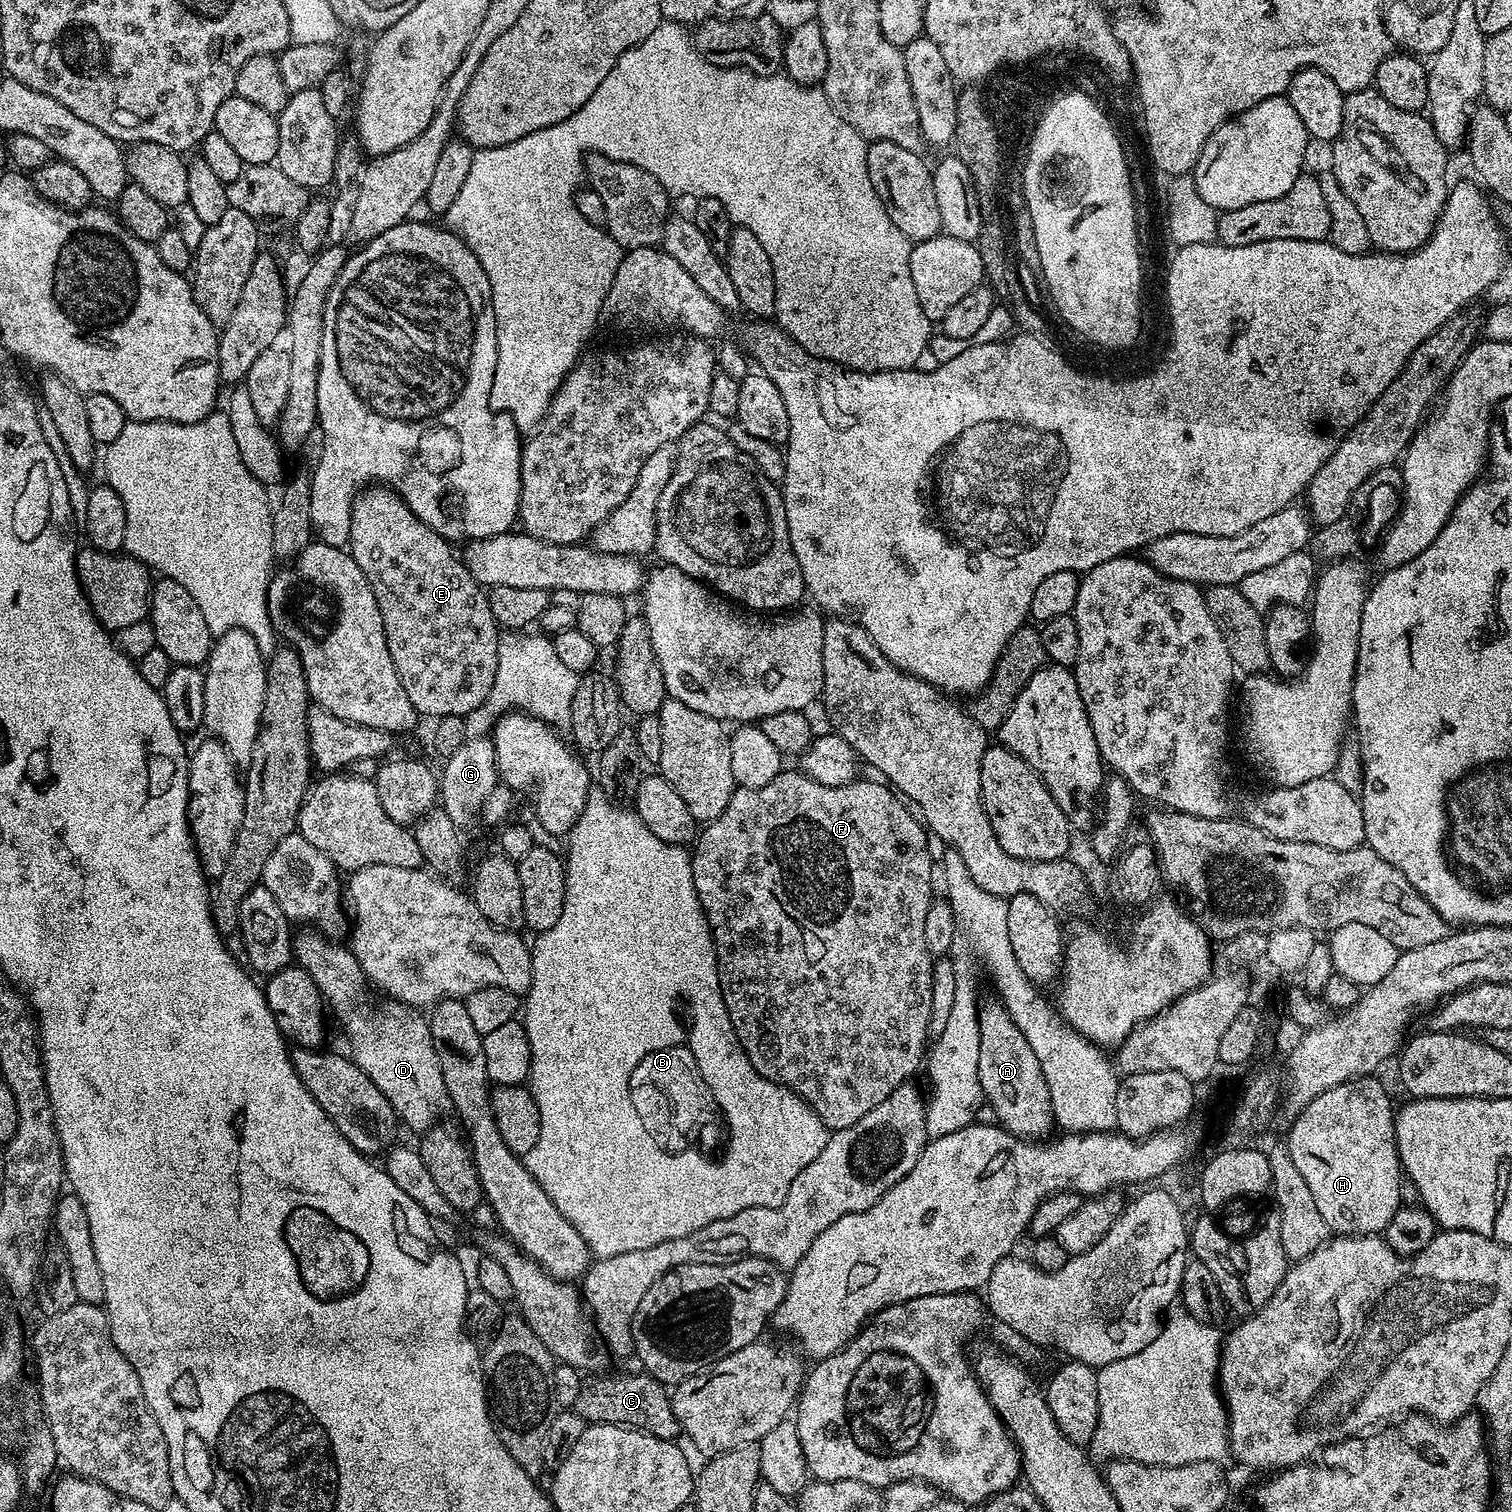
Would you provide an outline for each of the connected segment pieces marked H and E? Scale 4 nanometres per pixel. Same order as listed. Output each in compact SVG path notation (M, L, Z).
M1375 1075L1359 1076L1353 1080L1342 1082L1314 1098L1310 1106L1306 1106L1302 1111L1295 1113L1292 1129L1288 1132L1286 1143L1290 1150L1290 1158L1294 1158L1294 1166L1298 1166L1298 1171L1302 1174L1302 1179L1306 1182L1306 1187L1310 1189L1310 1194L1318 1205L1318 1211L1322 1214L1322 1219L1326 1221L1326 1226L1333 1232L1342 1236L1374 1236L1383 1233L1385 1226L1394 1218L1394 1214L1401 1208L1398 1184L1402 1177L1400 1166L1400 1155L1396 1145L1396 1112L1394 1111L1393 1097L1388 1096L1381 1083L1376 1080Z
M368 486L357 495L352 501L352 517L350 518L350 534L348 535L347 551L351 552L354 562L358 562L358 570L362 570L362 574L366 574L366 582L370 582L370 590L374 590L374 598L378 598L378 610L382 614L382 622L384 623L384 633L386 634L386 646L390 650L390 658L394 658L394 670L398 670L398 678L402 682L402 690L406 690L406 698L410 698L410 706L414 706L414 710L424 718L430 716L462 716L467 718L468 715L480 708L486 702L486 698L490 694L490 686L494 686L494 674L498 674L498 646L500 645L501 629L498 627L494 614L490 614L488 606L488 597L482 585L476 581L470 574L470 570L464 564L463 559L459 555L452 553L453 545L445 540L443 536L439 536L433 528L426 526L426 522L422 522L417 516L404 505L403 500L392 491L388 486Z

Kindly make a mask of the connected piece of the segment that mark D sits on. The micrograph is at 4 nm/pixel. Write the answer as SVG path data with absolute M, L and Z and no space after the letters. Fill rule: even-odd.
M316 930L300 931L292 941L295 963L314 978L331 1015L333 1012L340 1019L352 1047L350 1059L386 1094L403 1127L413 1128L416 1134L427 1132L439 1116L449 1115L452 1107L427 1019L412 1005L391 998L385 999L385 1004L367 1004L363 1000L366 977L351 947L331 944L324 937L327 935Z

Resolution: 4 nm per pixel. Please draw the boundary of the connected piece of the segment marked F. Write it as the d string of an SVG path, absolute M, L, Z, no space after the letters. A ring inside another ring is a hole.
M781 771L780 775L774 778L774 782L766 782L766 786L761 788L737 787L736 791L732 793L730 802L726 802L726 810L722 810L722 814L718 814L718 818L709 820L703 825L702 831L690 852L692 873L694 874L694 890L698 894L698 902L702 906L704 916L708 919L708 929L716 947L716 965L718 966L722 998L726 1002L728 1017L734 1026L734 1034L738 1038L738 1042L744 1047L748 1061L754 1066L754 1070L758 1070L758 1074L762 1074L762 1078L773 1080L775 1084L781 1084L783 1088L788 1088L791 1092L795 1092L796 1095L803 1098L820 1115L825 1126L832 1132L837 1132L846 1126L854 1126L854 1122L858 1122L858 1118L862 1118L862 1114L870 1114L870 1110L874 1110L874 1106L878 1106L880 1102L886 1102L886 1098L890 1098L898 1090L898 1086L909 1083L913 1079L912 1075L919 1068L921 1071L922 1065L925 1063L926 1049L930 1044L928 1023L933 1023L934 1020L932 1015L932 966L934 956L927 946L925 933L926 912L934 901L934 894L932 894L932 852L928 849L930 836L925 825L917 819L913 809L887 783L881 782L879 779L876 779L876 781L857 778L846 786L822 786L822 782L805 776L803 771L795 771Z

